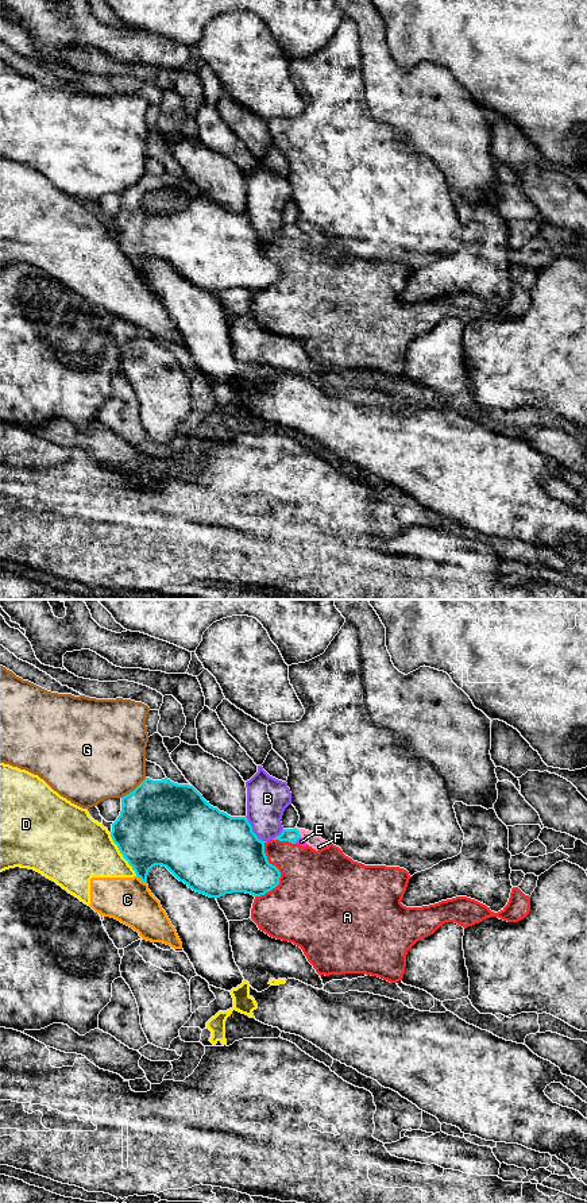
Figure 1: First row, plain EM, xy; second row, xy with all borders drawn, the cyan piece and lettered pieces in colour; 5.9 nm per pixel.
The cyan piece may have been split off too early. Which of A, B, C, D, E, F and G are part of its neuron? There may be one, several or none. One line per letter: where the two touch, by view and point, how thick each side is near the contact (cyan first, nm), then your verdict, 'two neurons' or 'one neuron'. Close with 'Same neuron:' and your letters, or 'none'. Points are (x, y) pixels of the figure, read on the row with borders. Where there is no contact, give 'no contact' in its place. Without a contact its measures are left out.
A: xy (280, 874) | 340/480 nm | two neurons
B: xy (251, 831) | 480/240 nm | two neurons
C: xy (142, 880) | 340/280 nm | two neurons
D: xy (122, 853) | 440/360 nm | two neurons
E: xy (297, 839) | 80/50 nm | one neuron
F: xy (298, 832) | 80/80 nm | two neurons
G: xy (135, 789) | 500/460 nm | two neurons
Same neuron: E

